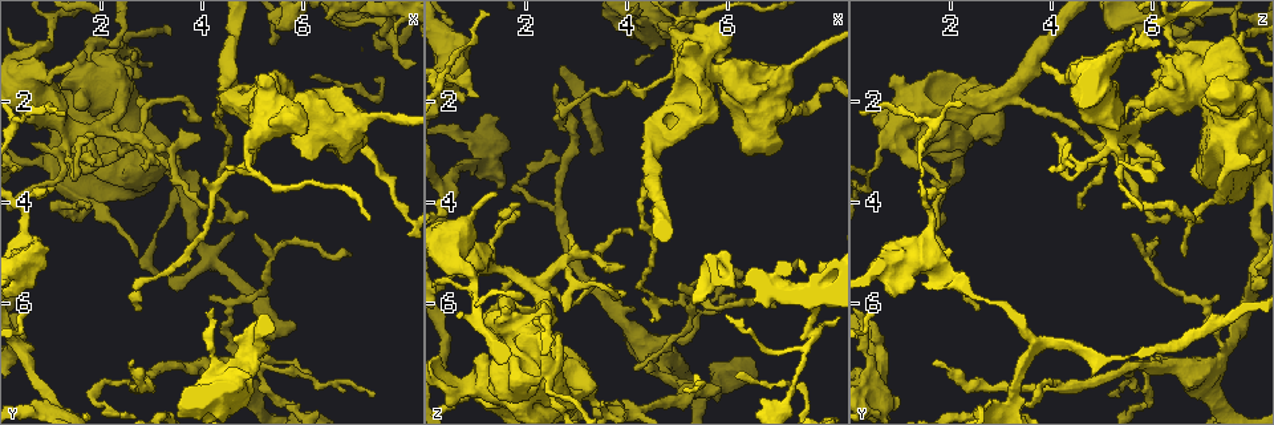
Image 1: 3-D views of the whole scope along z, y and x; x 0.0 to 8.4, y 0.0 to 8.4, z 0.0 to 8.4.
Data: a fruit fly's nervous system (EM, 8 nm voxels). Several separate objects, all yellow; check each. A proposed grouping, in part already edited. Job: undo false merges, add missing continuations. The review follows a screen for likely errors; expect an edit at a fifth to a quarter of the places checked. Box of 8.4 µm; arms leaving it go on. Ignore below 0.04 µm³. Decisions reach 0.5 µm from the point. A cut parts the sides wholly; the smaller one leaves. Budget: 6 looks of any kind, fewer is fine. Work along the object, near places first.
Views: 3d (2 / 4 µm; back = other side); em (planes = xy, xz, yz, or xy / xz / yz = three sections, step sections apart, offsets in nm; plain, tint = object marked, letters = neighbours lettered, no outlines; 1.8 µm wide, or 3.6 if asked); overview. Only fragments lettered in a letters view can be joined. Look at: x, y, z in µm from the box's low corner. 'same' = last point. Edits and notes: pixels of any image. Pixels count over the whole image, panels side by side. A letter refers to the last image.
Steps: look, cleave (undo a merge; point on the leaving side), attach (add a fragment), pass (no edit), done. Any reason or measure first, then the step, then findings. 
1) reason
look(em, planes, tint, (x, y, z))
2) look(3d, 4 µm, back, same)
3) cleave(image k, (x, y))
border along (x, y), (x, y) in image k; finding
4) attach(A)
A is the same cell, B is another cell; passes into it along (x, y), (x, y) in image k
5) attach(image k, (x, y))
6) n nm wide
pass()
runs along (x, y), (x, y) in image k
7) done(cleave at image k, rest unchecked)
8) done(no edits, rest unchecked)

free end
look(3d, 2 µm, back, (2.55, 7.15, 1.65))

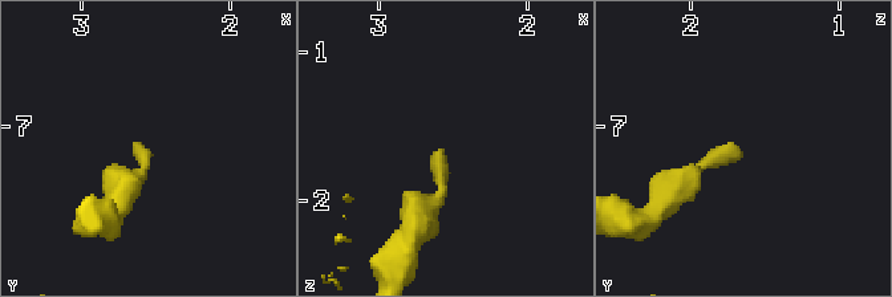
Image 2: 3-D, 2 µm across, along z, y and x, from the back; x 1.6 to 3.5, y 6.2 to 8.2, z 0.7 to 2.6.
look(em, yz, step 16, letters, (2.56, 7.16, 1.66))

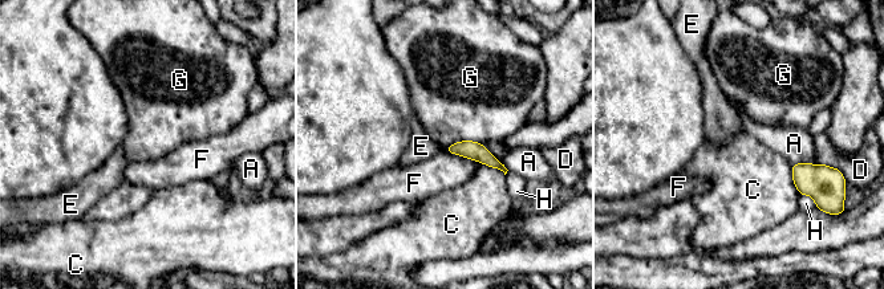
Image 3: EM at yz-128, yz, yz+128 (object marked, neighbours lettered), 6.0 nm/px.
look(em, planes, letters, same)

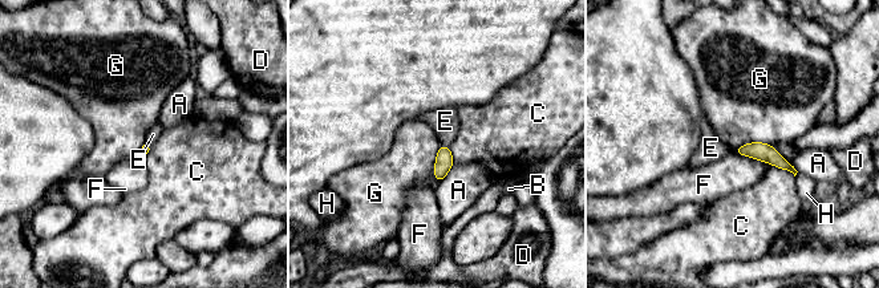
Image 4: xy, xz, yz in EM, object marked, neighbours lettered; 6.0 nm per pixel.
pass()
A, B, C, D, E, F, G and H are other cells; runs along (741, 150), (768, 153), (786, 166) in image 4; none of them fits

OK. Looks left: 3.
calibre changes
look(3d, 4 µm, (4.00, 7.20, 6.40))

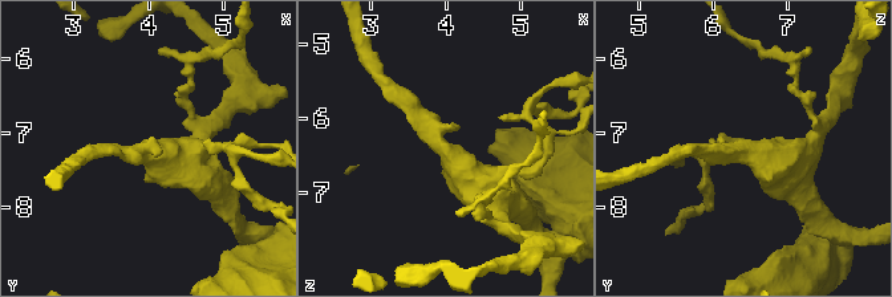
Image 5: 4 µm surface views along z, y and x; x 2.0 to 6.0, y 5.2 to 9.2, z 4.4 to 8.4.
arms of 170, 550 nm
look(em, planes, tint, (3.95, 7.20, 6.45))

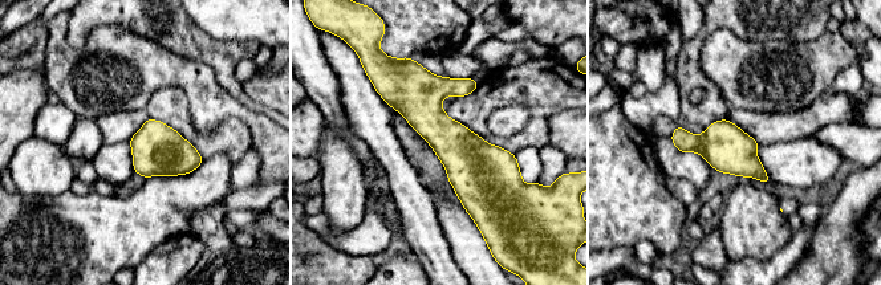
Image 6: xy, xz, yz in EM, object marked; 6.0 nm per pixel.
what lies round it
look(em, planes, letters, same)

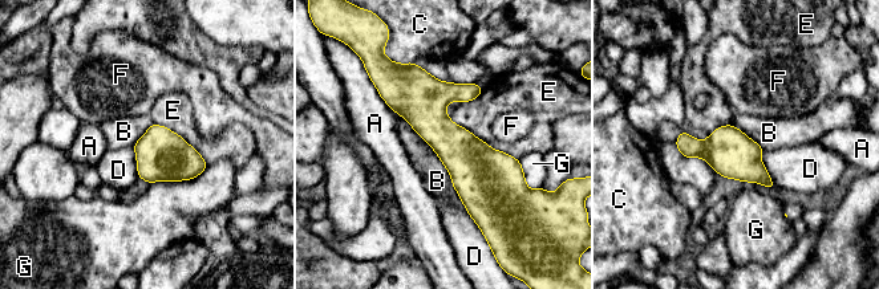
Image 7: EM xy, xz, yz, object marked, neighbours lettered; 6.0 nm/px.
280 nm wide
pass()
A, B, C, D, E, F and G are other cells; border along (393, 110), (433, 150), (461, 199) in image 7; one cell here

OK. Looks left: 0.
done(no edits, rest unchecked)

